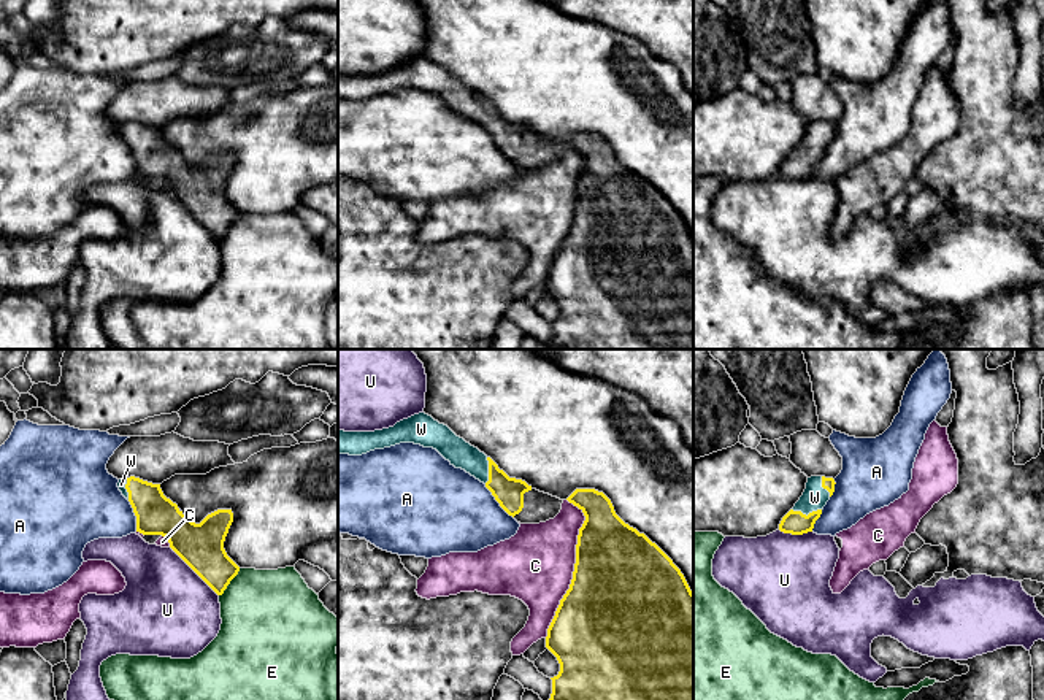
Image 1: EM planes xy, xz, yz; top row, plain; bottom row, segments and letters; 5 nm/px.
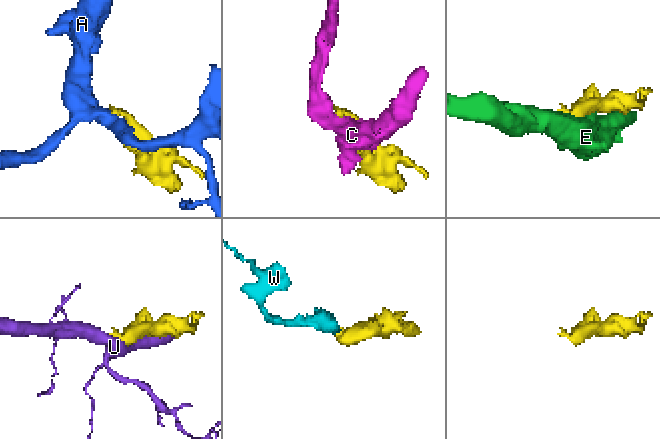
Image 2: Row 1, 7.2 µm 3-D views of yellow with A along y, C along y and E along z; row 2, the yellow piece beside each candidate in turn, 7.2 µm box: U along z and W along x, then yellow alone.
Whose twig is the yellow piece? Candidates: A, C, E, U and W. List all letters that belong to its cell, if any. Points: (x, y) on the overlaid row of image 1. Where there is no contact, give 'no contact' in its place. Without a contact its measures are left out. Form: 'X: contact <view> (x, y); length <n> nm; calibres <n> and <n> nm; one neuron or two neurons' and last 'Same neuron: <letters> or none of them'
A: contact xz (497, 500); length 220 nm; calibres 150 and 420 nm; two neurons
C: contact xz (575, 567); length 700 nm; calibres 500 and 380 nm; two neurons
E: contact xy (229, 583); length 180 nm; calibres 220 and 460 nm; two neurons
U: contact xy (194, 570); length 360 nm; calibres 220 and 480 nm; two neurons
W: contact yz (805, 515); length 150 nm; calibres 120 and 130 nm; one neuron
Same neuron: W

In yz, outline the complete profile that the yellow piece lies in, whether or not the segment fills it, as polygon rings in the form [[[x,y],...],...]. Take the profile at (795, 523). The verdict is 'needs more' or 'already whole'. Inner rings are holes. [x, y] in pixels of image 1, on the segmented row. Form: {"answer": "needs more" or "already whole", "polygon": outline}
{"answer": "needs more", "polygon": [[[825,476],[808,478],[806,489],[795,506],[782,517],[779,530],[792,535],[812,532],[823,506],[835,492],[835,479]]]}

